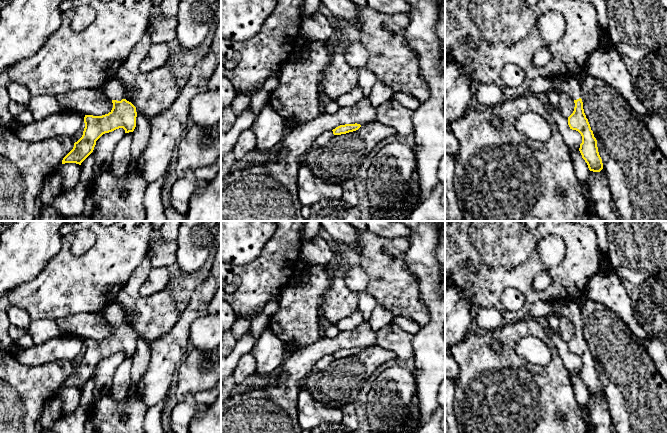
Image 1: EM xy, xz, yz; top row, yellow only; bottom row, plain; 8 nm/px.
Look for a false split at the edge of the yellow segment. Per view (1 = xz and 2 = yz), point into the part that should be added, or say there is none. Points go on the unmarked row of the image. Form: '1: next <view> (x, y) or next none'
1: next none
2: next yz (571, 310)

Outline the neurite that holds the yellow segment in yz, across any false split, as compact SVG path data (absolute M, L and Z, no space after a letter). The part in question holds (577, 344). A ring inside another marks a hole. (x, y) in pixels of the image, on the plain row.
M567 302L561 306L562 317L567 317L575 327L573 337L568 341L570 353L578 355L582 360L579 375L590 395L600 396L603 393L602 383L598 376L597 364L583 333L581 311L576 302Z

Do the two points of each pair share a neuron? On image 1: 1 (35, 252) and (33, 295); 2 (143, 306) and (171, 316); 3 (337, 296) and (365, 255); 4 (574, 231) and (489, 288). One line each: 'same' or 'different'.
1: different
2: same
3: same
4: same

